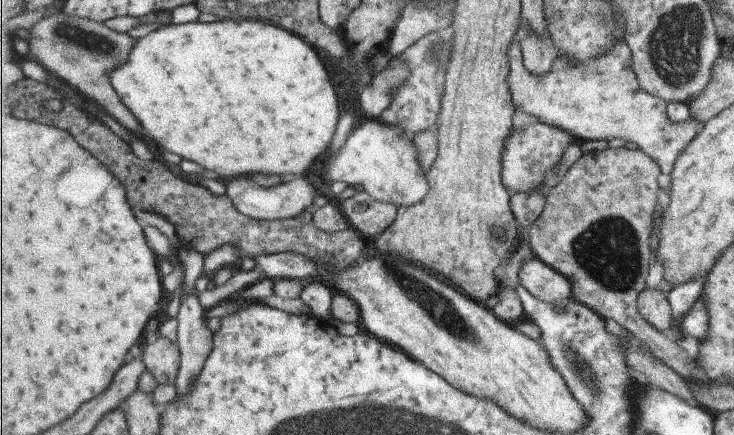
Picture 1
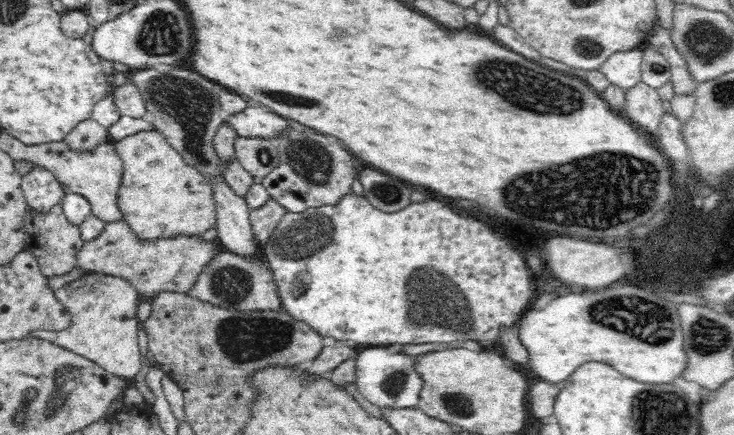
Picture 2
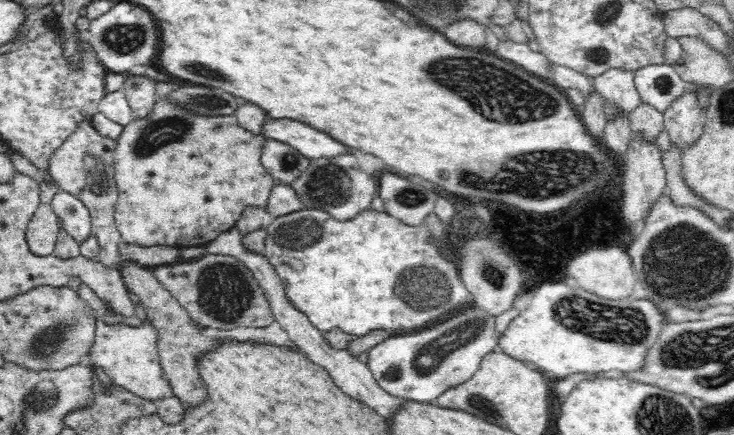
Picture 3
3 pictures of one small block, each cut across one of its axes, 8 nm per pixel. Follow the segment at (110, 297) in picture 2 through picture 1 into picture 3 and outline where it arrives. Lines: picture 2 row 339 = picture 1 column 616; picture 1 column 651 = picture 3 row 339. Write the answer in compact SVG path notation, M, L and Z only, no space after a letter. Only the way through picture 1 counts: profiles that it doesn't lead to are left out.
M93 310L90 316L94 325L94 342L86 354L86 362L104 370L114 385L118 384L146 400L156 402L162 399L169 392L170 384L158 360L158 335L152 323L145 321L138 326L124 326L121 320L106 322L104 318L97 318Z

